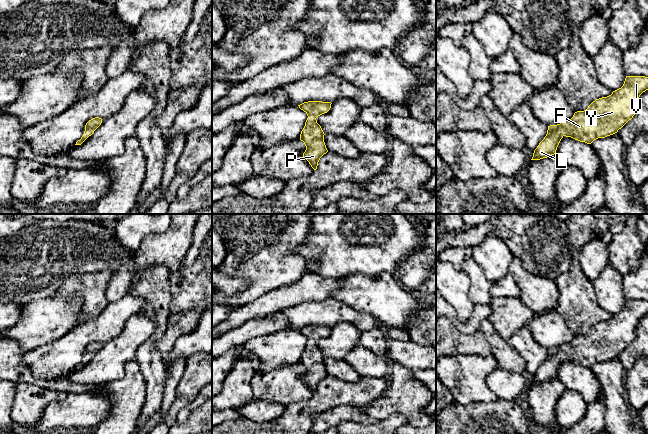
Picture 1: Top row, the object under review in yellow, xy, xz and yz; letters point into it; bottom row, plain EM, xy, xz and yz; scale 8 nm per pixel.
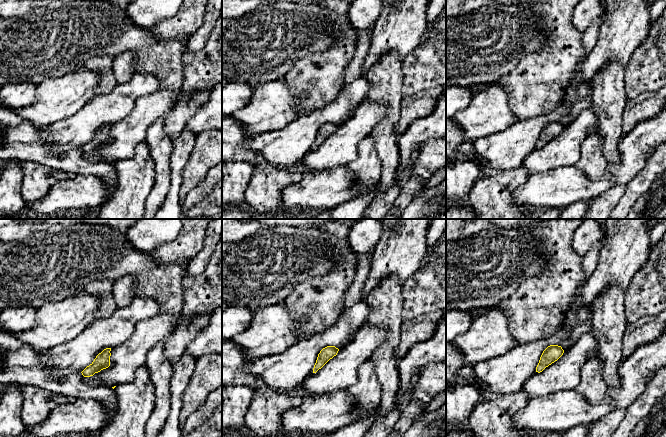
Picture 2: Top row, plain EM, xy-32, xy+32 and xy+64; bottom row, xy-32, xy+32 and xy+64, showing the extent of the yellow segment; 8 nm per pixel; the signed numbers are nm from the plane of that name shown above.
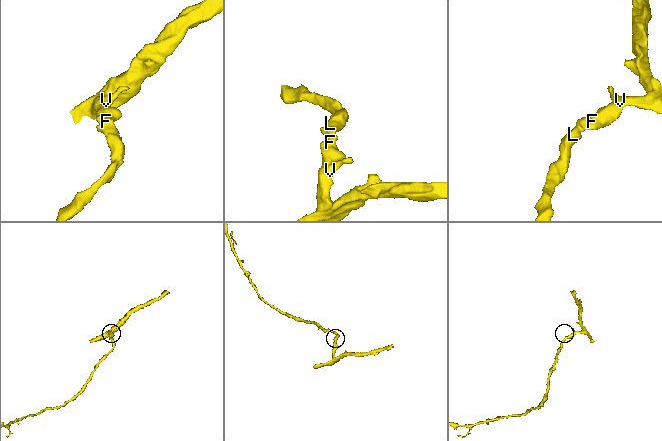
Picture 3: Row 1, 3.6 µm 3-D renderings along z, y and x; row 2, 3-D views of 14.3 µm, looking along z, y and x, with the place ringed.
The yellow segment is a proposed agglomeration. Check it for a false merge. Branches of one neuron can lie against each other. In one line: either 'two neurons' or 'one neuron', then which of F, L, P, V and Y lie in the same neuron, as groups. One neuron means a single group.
one neuron; F L P V Y

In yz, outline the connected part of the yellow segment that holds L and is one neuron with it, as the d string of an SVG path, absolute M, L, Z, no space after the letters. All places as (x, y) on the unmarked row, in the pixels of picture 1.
M626 300L621 312L607 321L593 325L586 334L577 335L571 343L563 344L560 348L548 350L547 358L534 374L531 384L540 384L556 378L561 363L571 361L580 366L591 368L598 362L605 362L618 356L635 339L635 328L640 319L648 314L648 301Z

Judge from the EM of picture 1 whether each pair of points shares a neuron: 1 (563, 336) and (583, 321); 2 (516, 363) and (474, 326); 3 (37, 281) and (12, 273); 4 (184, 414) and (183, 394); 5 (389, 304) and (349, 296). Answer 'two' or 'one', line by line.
1: two
2: two
3: one
4: two
5: one

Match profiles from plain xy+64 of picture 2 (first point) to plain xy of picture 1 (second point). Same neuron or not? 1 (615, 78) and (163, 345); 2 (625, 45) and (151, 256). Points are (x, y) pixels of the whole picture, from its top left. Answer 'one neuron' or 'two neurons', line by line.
1: two neurons
2: one neuron

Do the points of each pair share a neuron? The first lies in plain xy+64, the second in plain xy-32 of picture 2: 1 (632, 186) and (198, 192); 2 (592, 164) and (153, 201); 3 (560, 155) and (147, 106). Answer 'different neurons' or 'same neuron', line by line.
1: different neurons
2: different neurons
3: same neuron

